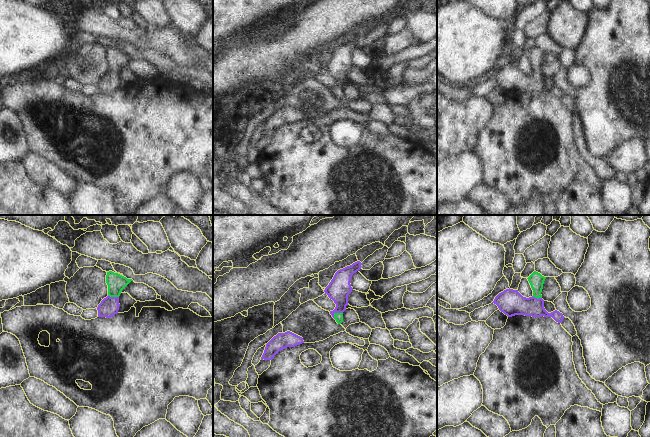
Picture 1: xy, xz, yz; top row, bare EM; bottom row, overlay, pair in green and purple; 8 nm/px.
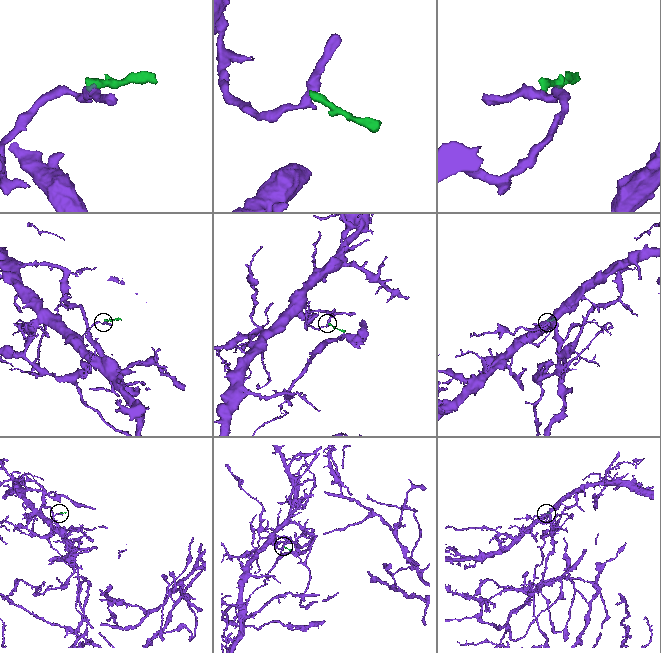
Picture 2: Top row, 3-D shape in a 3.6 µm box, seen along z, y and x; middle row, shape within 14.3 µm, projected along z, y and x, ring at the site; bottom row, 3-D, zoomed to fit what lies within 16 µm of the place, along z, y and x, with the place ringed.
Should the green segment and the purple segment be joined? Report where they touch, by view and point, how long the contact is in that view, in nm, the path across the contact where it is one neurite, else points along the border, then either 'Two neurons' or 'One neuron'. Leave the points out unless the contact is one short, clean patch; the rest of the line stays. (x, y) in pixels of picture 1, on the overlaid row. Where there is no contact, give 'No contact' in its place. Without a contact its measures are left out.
Touches green at xz (336, 313). Shared border 90 nm. Path across: xz (338, 317), (336, 313), (339, 309), (339, 288). One neuron.

